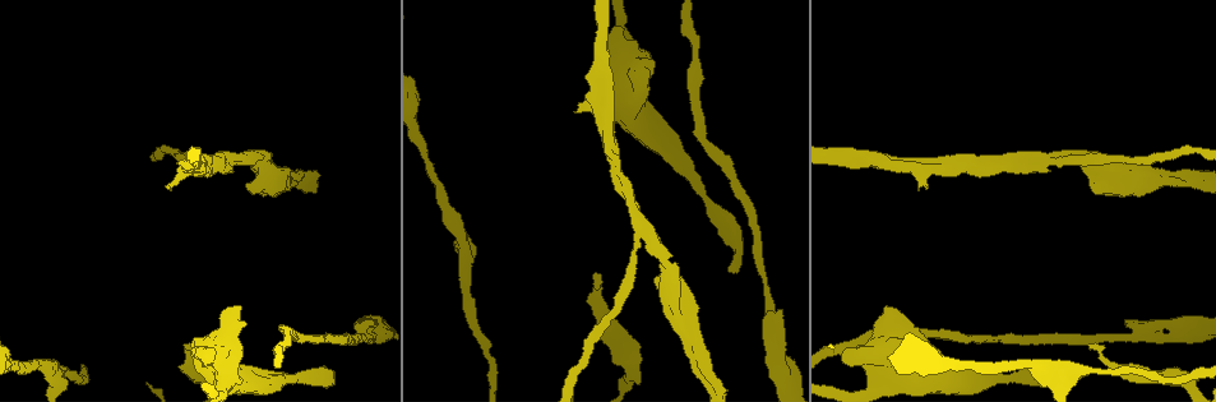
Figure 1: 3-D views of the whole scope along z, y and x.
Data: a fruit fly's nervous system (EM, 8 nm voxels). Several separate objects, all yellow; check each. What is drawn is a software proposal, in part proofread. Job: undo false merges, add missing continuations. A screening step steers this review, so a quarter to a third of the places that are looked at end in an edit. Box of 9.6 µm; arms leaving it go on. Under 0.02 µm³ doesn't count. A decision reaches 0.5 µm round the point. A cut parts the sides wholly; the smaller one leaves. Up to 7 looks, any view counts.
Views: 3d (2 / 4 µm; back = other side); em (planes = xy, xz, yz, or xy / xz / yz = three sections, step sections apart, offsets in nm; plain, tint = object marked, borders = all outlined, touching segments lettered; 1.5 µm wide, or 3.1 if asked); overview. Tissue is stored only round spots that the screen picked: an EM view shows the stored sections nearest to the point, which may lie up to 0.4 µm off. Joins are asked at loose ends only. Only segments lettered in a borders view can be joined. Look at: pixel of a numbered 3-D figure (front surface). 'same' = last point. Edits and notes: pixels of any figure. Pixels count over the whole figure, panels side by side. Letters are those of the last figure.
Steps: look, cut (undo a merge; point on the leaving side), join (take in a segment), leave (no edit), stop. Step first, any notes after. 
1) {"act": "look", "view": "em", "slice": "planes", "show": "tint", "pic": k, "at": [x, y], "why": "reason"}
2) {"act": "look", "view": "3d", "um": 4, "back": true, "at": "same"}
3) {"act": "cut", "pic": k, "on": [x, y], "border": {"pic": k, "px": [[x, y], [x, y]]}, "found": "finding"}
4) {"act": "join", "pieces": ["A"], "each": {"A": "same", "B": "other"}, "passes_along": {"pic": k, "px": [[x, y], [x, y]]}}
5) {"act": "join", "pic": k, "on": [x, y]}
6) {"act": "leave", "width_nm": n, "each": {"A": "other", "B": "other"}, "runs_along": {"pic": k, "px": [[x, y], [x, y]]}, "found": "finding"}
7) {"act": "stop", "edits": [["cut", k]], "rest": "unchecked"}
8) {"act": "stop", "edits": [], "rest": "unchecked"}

{"act": "look", "view": "3d", "um": 2, "back": true, "pic": 1, "at": [708, 200], "why": "calibre changes"}

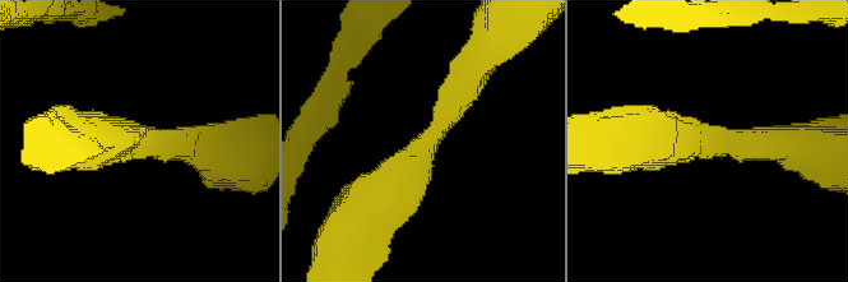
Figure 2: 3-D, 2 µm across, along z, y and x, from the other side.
{"act": "look", "view": "em", "slice": "xy", "step": 4, "show": "tint", "pic": 2, "at": [430, 136], "arm_widths_nm": [340, 340], "why": "shape alone is not enough"}

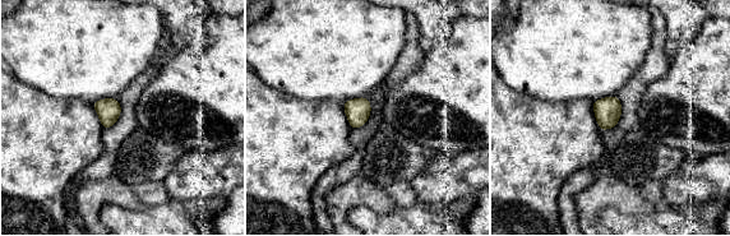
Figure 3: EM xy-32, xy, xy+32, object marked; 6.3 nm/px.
{"act": "look", "view": "em", "slice": "planes", "show": "borders", "at": "same", "why": "another direction"}

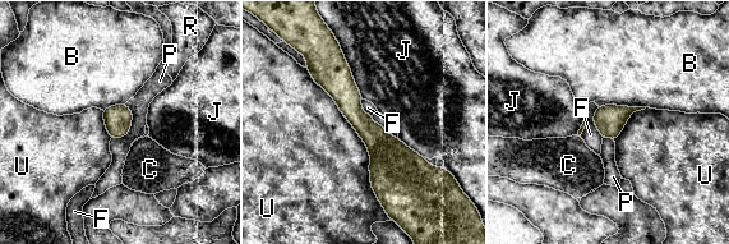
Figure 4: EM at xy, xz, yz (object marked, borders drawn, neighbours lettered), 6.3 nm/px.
{"act": "leave", "each": {"B": "other", "C": "other", "F": "other", "J": "other", "P": "other", "R": "other", "U": "other"}, "runs_along": {"pic": 4, "px": [[337, 51], [383, 197]]}, "found": "all the same cell"}

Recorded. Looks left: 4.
{"act": "look", "view": "em", "slice": "planes", "show": "plain", "pic": 1, "at": [731, 272], "why": "long arm stops here"}

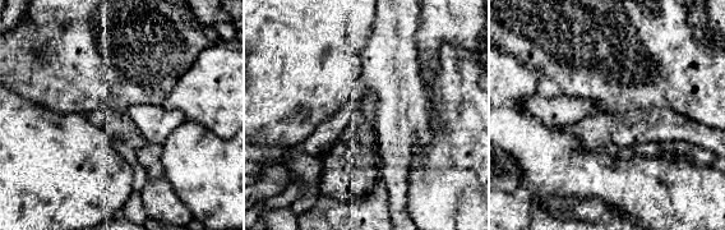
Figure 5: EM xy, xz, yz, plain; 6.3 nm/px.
{"act": "look", "view": "em", "slice": "planes", "show": "borders", "at": "same"}

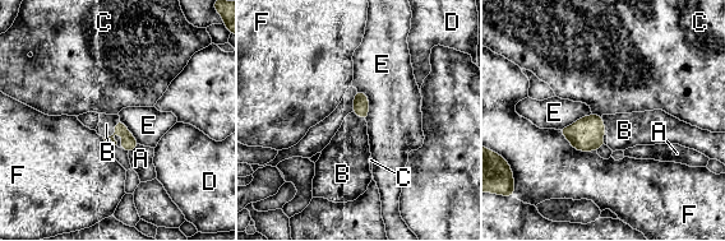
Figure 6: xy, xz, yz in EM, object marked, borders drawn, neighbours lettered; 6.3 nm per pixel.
{"act": "join", "pieces": ["B"], "each": {"A": "other", "B": "same", "C": "other", "D": "other", "E": "other", "F": "other"}, "found": "it goes on there"}

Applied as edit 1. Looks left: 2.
{"act": "look", "view": "em", "slice": "xz", "step": 4, "show": "tint", "pic": 1, "at": [240, 160], "why": "abrupt turn"}

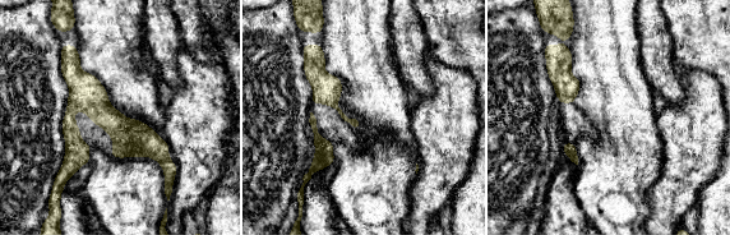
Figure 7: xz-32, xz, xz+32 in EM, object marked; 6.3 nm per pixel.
{"act": "look", "view": "em", "slice": "xz", "step": 4, "show": "borders", "at": "same", "why": "what lies round it"}

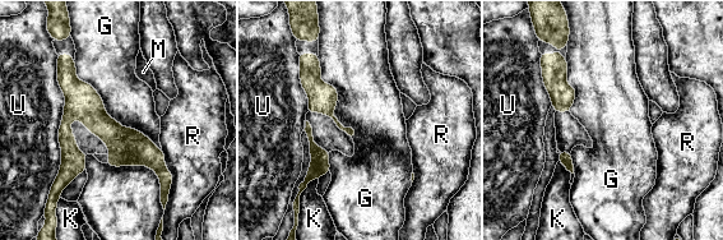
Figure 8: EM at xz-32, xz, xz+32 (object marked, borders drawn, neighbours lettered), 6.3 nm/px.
{"act": "leave", "width_nm": 70, "each": {"G": "other", "K": "other", "M": "other", "R": "other", "U": "other"}, "runs_along": {"pic": 8, "px": [[63, 69], [82, 101], [167, 176]]}, "found": "all the same cell"}

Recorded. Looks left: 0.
{"act": "stop", "edits": [["join", 6]], "rest": "unchecked"}

